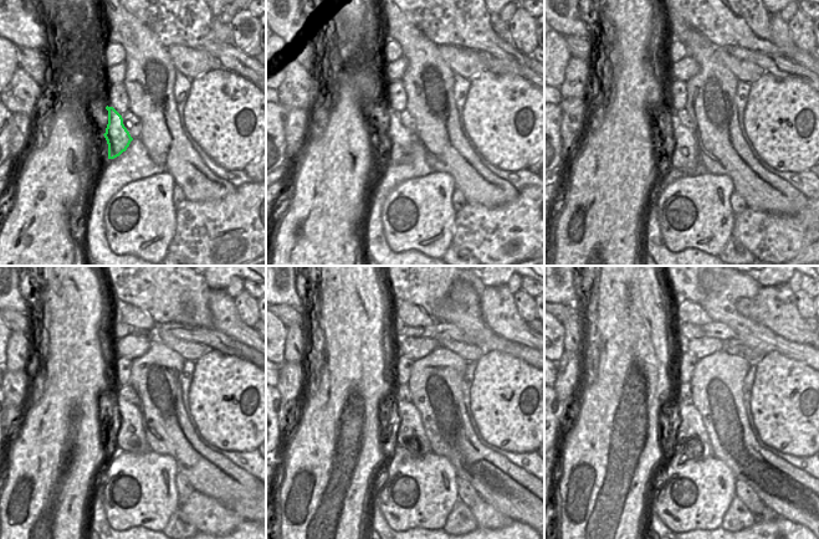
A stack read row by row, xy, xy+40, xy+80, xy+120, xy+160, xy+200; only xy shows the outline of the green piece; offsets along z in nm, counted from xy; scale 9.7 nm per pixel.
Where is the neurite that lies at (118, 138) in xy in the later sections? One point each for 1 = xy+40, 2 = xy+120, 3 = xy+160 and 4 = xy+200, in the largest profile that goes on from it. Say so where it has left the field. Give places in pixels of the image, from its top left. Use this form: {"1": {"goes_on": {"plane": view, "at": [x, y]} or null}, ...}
{"1": {"goes_on": {"plane": "xy+40", "at": [400, 140]}}, "2": {"goes_on": {"plane": "xy+120", "at": [129, 436]}}, "3": {"goes_on": {"plane": "xy+160", "at": [410, 435]}}, "4": {"goes_on": {"plane": "xy+200", "at": [690, 431]}}}

